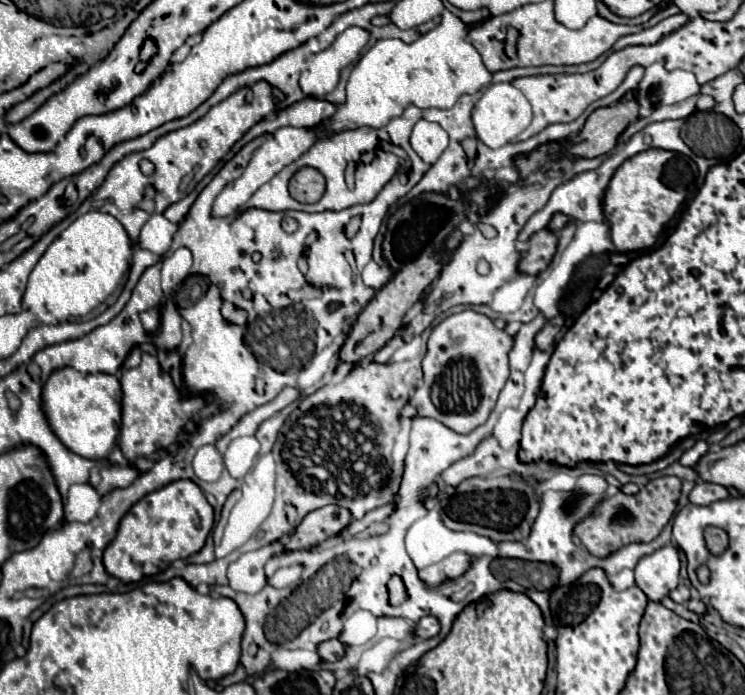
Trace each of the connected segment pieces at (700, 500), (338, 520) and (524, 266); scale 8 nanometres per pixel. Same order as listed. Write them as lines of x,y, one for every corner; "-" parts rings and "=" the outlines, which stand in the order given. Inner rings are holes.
709,482
695,484
695,488
689,494
689,502
697,504
697,506
707,506
715,500
725,500
725,498
729,498
727,490
719,484
709,484
=
325,506
317,512
309,512
291,534
291,540
283,544
283,552
307,550
325,542
327,538
341,532
349,524
349,518
349,510
341,506
=
545,228
541,232
535,232
529,238
527,252
519,260
519,272
537,276
551,264
555,248
557,248
557,236
553,232
545,230

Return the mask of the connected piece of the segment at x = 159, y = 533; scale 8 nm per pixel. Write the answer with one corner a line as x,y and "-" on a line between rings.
193,480
171,482
171,484
163,486
163,488
147,494
145,498
141,498
125,514
125,518
121,520
121,526
117,530
115,540
103,552
103,566
105,566
105,570
111,576
115,576
123,584
139,582
143,576
155,576
155,574
163,572
165,568
169,568
171,562
175,562
179,558
189,558
191,554
199,552
203,548
203,544
205,544
211,528
213,528
213,508
205,500
201,488

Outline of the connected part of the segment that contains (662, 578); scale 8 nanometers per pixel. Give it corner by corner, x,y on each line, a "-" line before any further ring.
665,546
649,556
643,556
635,566
635,582
649,600
659,602
679,584
681,562
678,550

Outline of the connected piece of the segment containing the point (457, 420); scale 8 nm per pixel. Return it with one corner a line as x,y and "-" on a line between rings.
473,310
451,314
431,332
423,358
423,386
415,390
409,404
417,410
417,416
435,418
457,434
473,432
487,422
509,378
507,354
511,346
513,338
505,330
499,330
491,318

